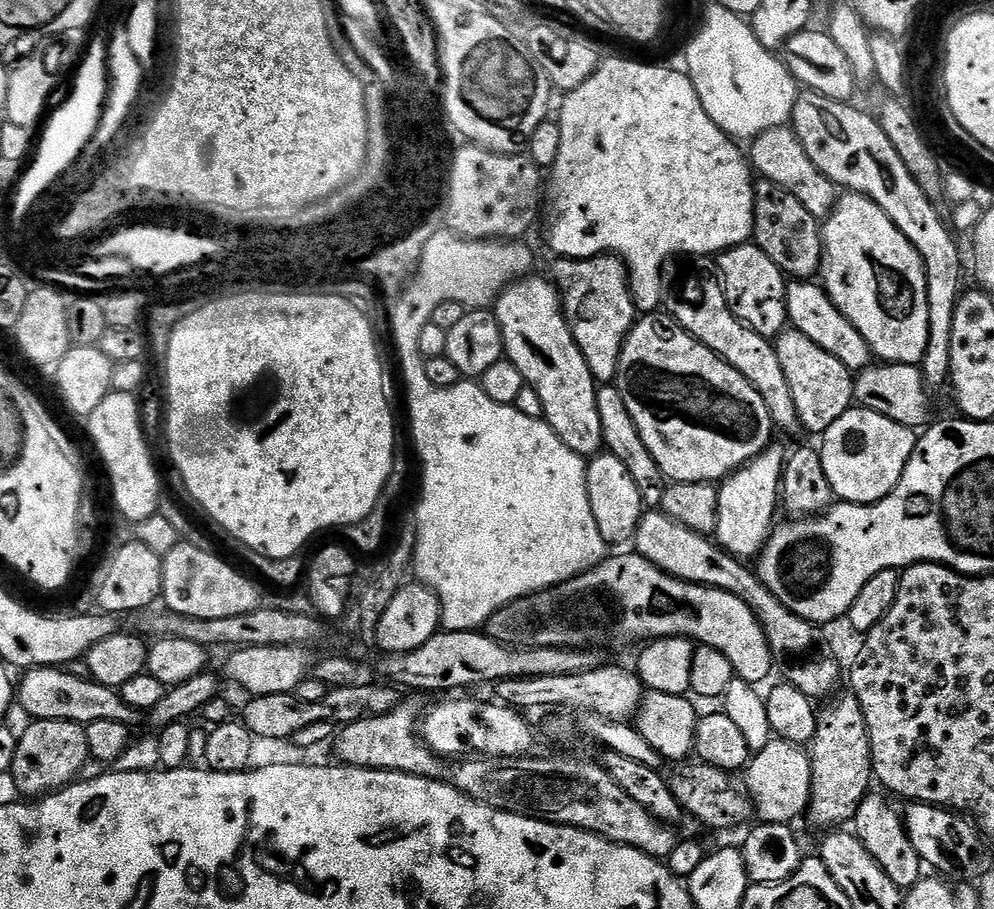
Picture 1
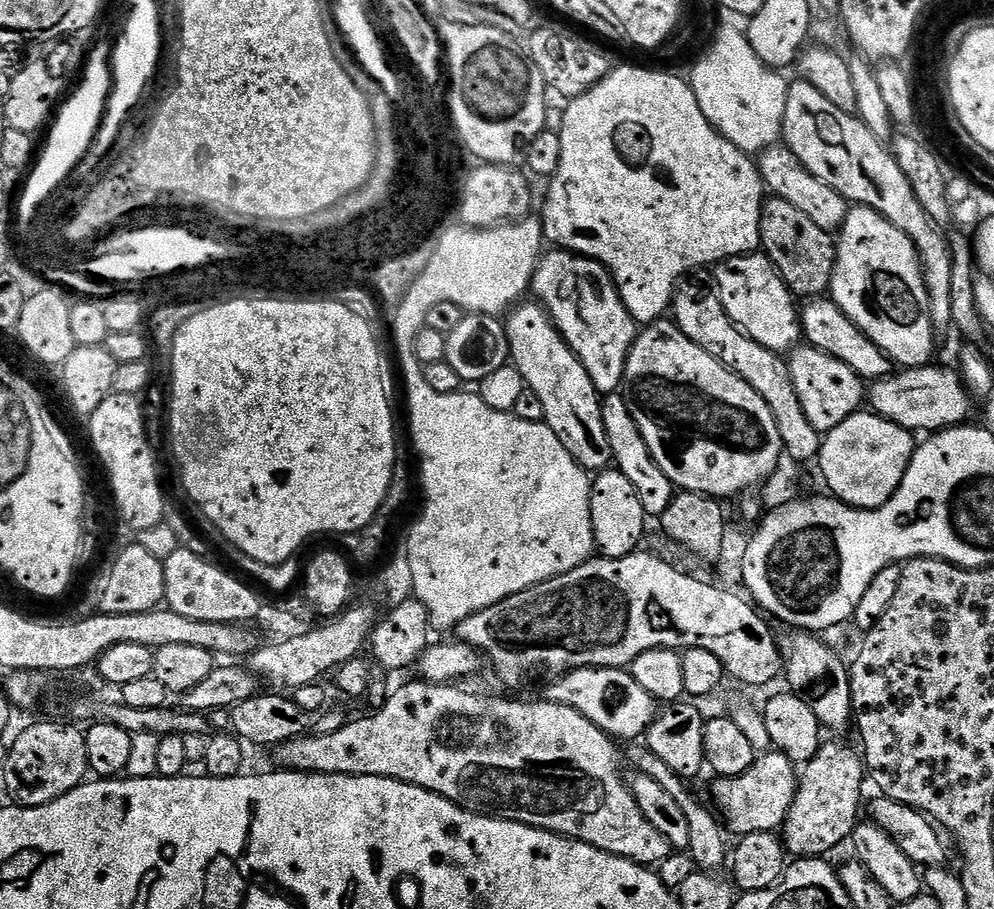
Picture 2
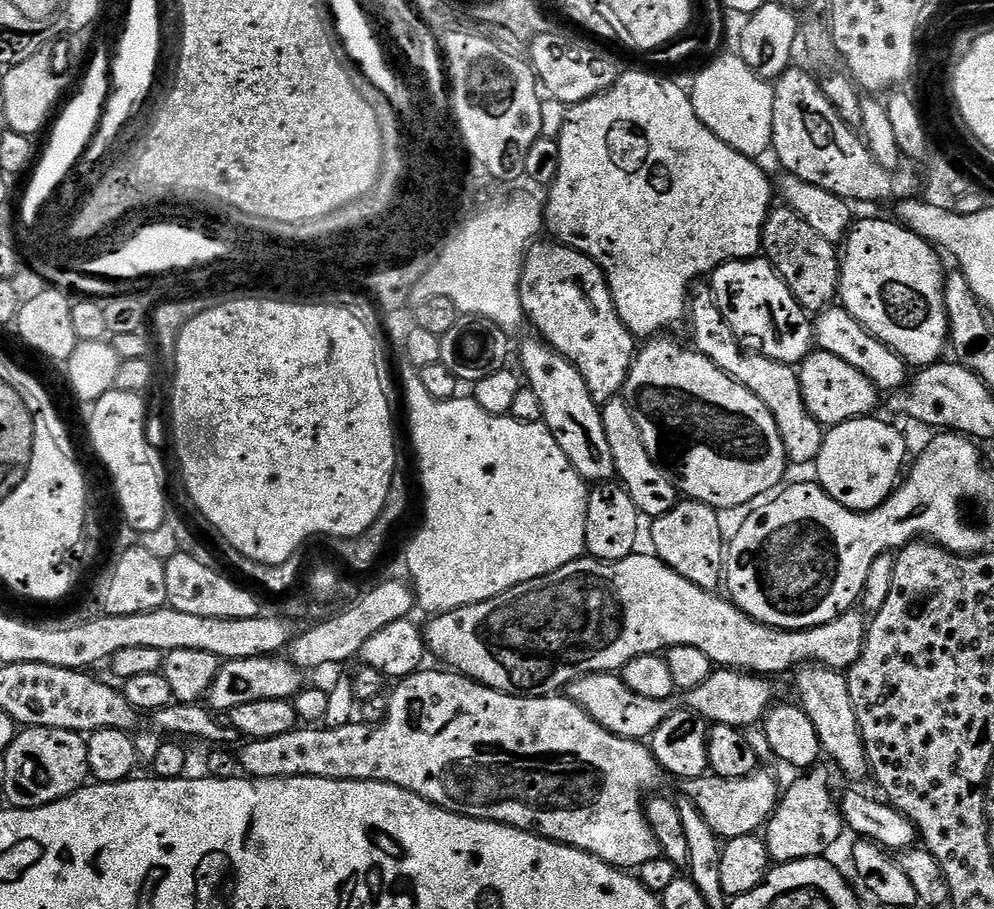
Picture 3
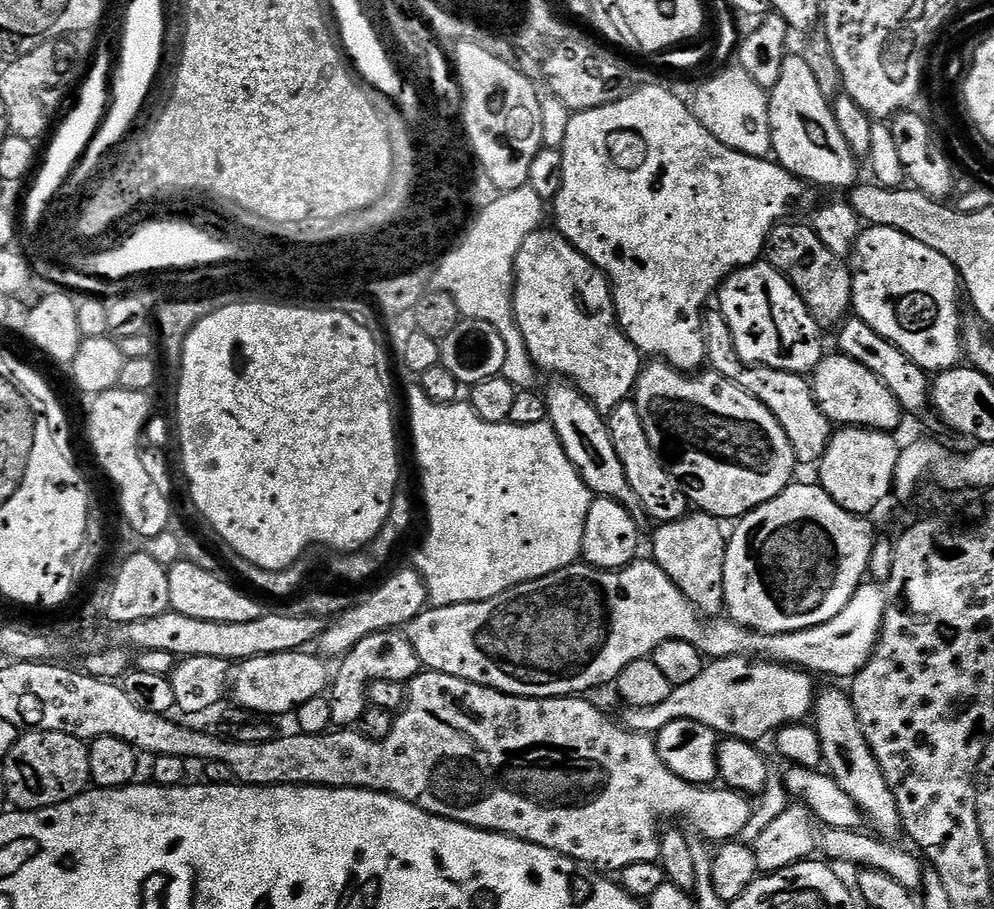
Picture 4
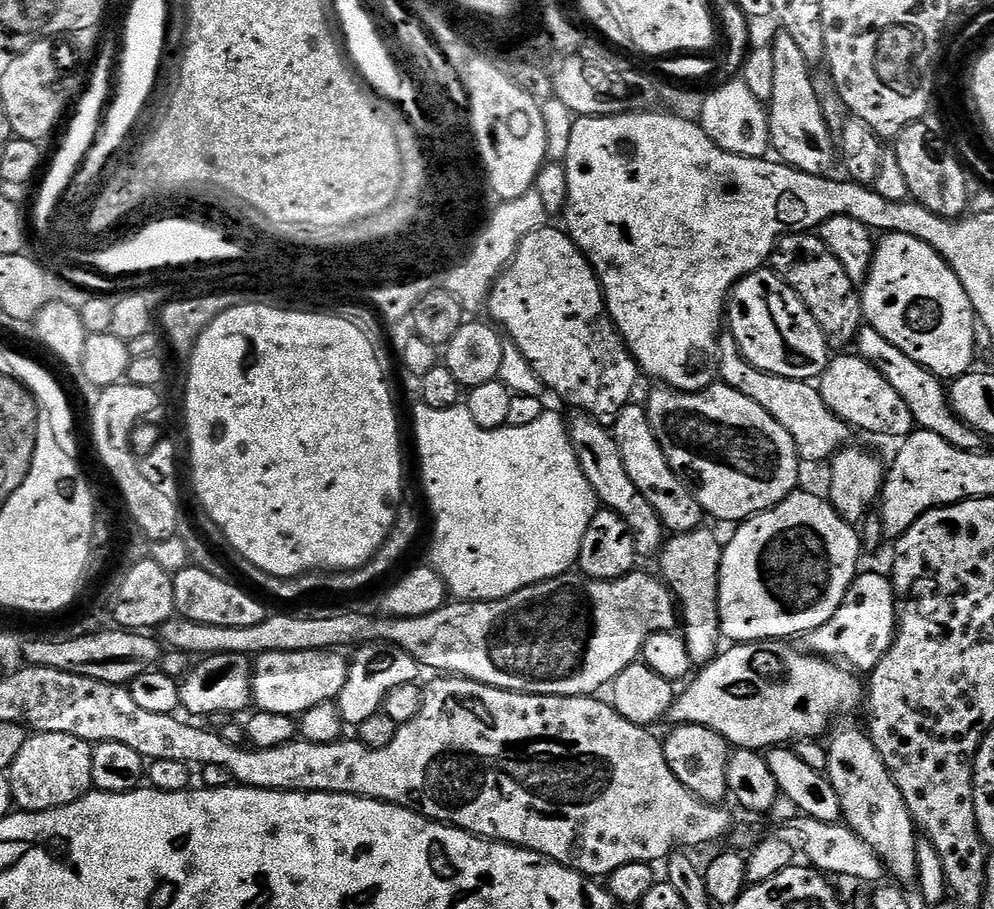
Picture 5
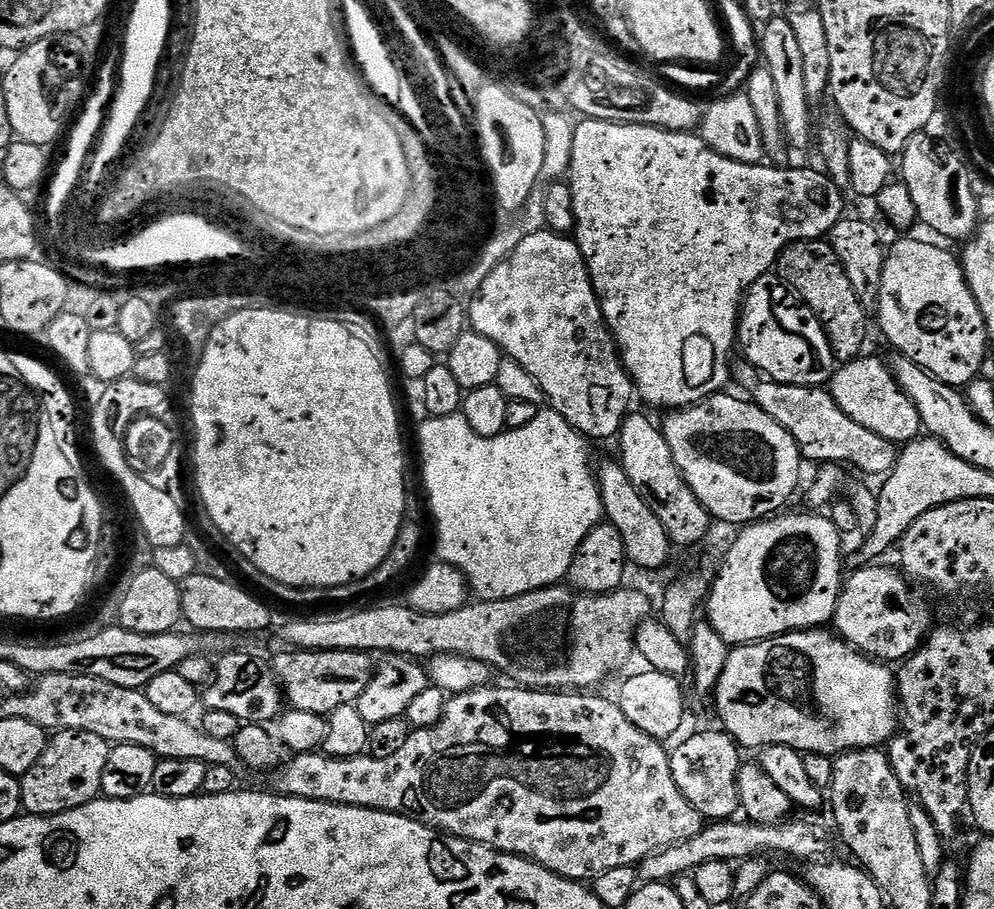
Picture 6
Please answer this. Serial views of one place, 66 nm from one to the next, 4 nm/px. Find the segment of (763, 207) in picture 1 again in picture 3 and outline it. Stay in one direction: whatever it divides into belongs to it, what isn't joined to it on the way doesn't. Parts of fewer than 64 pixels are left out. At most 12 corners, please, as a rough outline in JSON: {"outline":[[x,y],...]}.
{"outline":[[787,206],[762,252],[805,312],[837,303],[837,245]]}

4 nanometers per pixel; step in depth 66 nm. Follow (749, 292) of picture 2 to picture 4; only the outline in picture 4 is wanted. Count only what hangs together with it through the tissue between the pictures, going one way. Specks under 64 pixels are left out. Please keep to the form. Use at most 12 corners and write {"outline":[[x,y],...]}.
{"outline":[[757,262],[720,285],[742,362],[811,374],[822,329],[788,277]]}

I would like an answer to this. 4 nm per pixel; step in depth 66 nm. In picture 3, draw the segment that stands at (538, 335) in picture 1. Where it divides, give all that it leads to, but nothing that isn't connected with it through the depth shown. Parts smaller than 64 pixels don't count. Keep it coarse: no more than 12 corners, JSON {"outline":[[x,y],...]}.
{"outline":[[539,338],[521,346],[543,423],[592,486],[615,481],[602,408]]}

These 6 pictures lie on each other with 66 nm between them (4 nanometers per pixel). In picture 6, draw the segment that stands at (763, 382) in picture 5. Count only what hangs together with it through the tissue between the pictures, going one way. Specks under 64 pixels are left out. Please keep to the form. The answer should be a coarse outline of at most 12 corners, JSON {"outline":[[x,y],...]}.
{"outline":[[734,378],[805,461],[887,477],[897,445],[858,426],[831,391]]}

